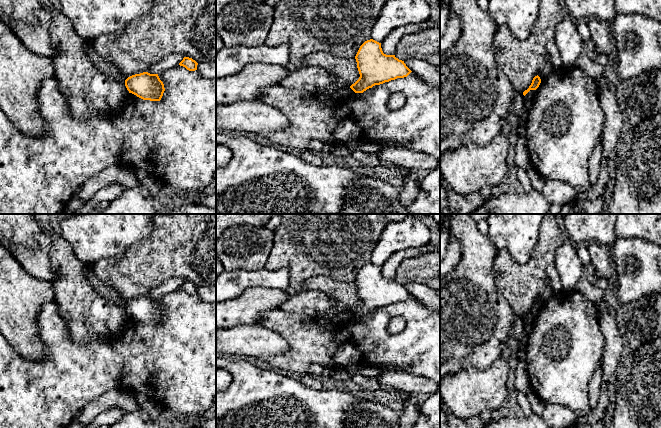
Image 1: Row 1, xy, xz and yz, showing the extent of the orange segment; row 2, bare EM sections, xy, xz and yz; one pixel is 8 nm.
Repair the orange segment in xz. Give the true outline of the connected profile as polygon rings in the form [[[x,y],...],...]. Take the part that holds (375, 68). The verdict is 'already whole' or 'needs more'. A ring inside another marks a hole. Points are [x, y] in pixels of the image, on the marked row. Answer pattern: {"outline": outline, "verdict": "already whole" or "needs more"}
{"outline": [[[370,39],[359,48],[356,56],[359,79],[350,86],[355,93],[363,93],[375,85],[407,77],[412,71],[395,55],[383,53],[381,43]]], "verdict": "already whole"}

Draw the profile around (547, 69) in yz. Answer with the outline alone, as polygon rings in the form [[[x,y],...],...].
[[[546,56],[545,63],[538,72],[538,76],[540,77],[541,80],[543,80],[549,75],[551,75],[555,70],[556,69],[553,67],[549,57]]]

